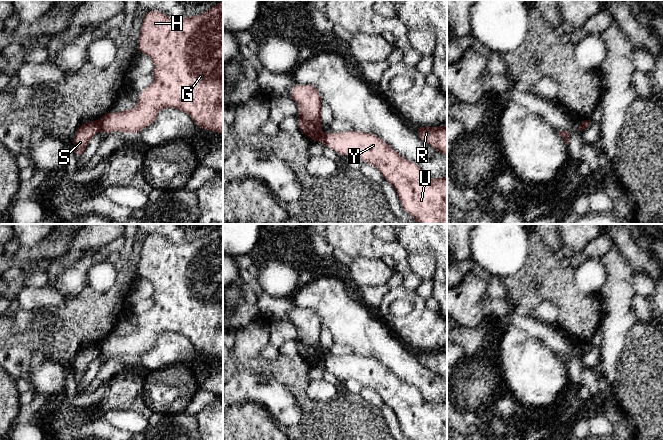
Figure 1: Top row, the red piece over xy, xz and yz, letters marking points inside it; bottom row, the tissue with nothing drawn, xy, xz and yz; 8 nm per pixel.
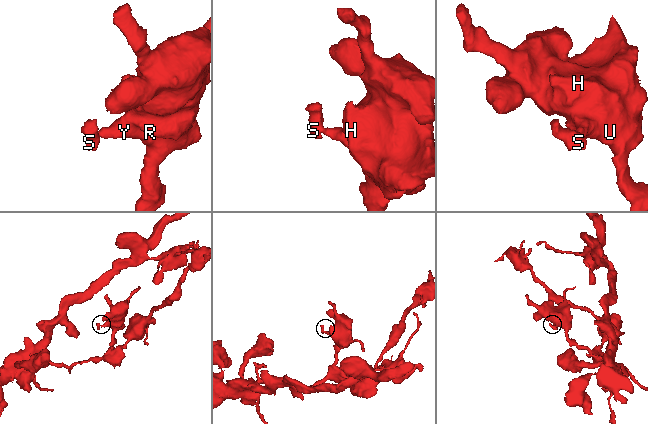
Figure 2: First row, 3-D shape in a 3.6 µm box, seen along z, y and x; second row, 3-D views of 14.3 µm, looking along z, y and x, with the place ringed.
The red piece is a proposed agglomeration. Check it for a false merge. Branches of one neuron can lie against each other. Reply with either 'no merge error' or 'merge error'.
merge error

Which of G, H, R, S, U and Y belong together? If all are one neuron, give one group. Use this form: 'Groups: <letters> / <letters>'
Groups: G H R U Y / S

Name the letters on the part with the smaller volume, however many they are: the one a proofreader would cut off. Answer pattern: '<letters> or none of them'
S

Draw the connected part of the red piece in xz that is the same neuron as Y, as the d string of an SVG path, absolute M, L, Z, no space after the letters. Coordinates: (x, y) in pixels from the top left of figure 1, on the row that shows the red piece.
M355 130L345 131L342 133L328 133L323 135L322 143L333 149L337 154L342 156L355 155L363 162L376 167L383 175L385 181L389 182L399 197L401 207L415 218L417 224L447 224L447 177L428 179L423 174L420 167L412 161L400 156L386 142L378 136L370 133L363 133Z

